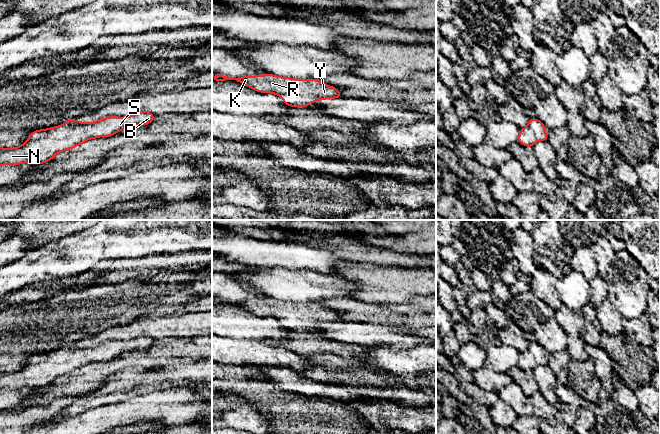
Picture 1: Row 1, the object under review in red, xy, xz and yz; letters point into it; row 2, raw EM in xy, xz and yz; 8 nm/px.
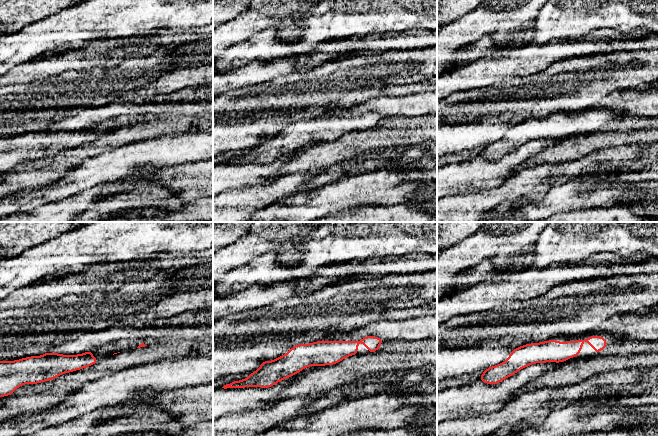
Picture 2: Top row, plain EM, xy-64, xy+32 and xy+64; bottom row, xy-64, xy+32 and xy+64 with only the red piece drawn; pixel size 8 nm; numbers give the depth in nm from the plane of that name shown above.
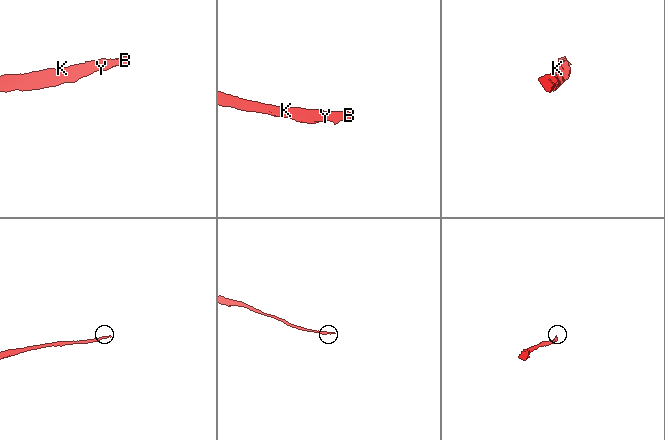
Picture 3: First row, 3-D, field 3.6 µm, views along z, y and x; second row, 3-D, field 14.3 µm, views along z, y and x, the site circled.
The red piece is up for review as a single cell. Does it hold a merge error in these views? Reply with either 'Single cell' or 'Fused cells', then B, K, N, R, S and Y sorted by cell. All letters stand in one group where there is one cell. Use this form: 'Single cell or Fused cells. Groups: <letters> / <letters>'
Single cell. Groups: B K N R S Y

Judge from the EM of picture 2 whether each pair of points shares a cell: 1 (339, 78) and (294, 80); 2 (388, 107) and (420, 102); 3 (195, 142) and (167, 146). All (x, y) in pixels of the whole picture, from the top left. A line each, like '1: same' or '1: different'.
1: same
2: same
3: same

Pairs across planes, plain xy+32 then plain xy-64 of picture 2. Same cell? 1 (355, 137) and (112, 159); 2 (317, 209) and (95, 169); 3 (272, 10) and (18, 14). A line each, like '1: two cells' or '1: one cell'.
1: two cells
2: two cells
3: one cell

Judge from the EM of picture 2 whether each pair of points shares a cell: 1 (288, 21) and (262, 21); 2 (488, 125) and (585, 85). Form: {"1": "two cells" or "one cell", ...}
{"1": "one cell", "2": "one cell"}

